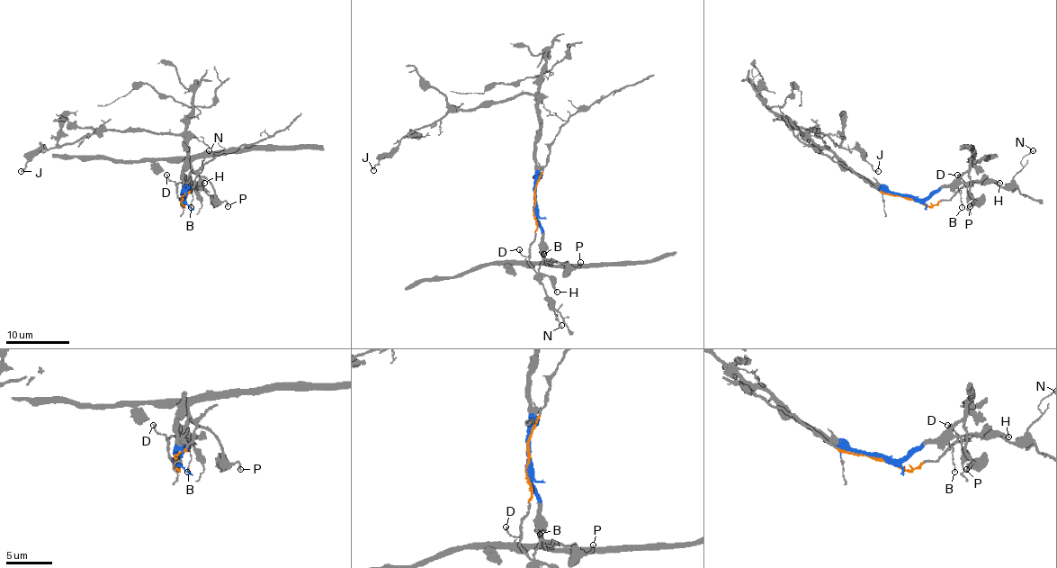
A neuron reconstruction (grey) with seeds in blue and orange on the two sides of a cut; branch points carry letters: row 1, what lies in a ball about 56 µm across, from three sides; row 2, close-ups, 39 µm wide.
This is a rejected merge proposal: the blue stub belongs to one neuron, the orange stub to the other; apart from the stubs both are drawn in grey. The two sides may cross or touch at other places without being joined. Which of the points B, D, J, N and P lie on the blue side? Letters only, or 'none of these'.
B, J, N, P

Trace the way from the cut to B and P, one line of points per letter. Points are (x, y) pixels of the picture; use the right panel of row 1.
B: (910, 198), (929, 198), (943, 187), (957, 187), (962, 208)
P: (910, 198), (929, 198), (937, 190), (950, 187), (964, 173), (968, 175), (970, 193), (976, 200), (970, 206)

